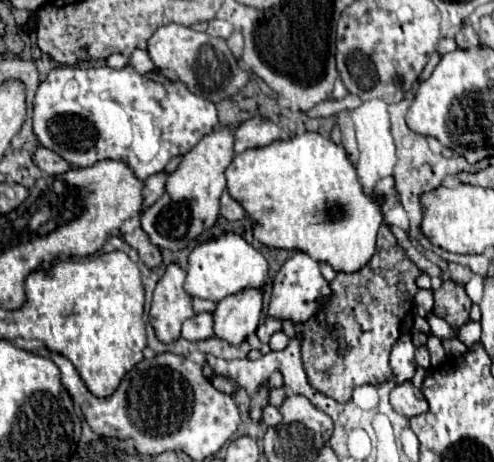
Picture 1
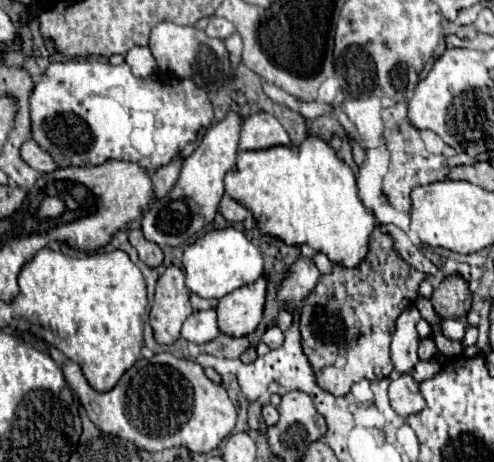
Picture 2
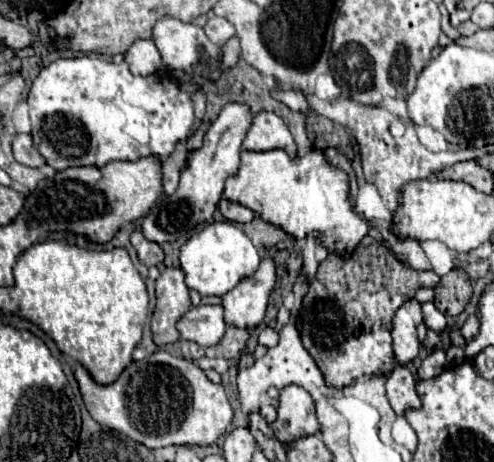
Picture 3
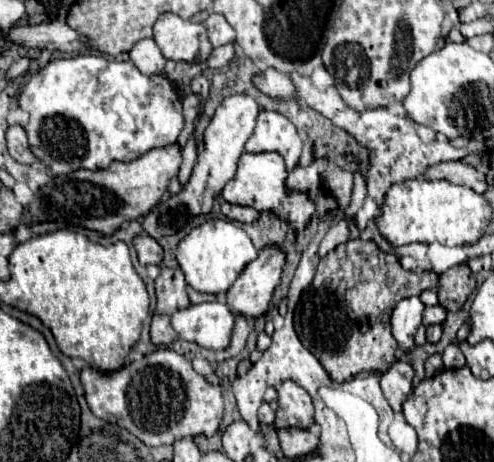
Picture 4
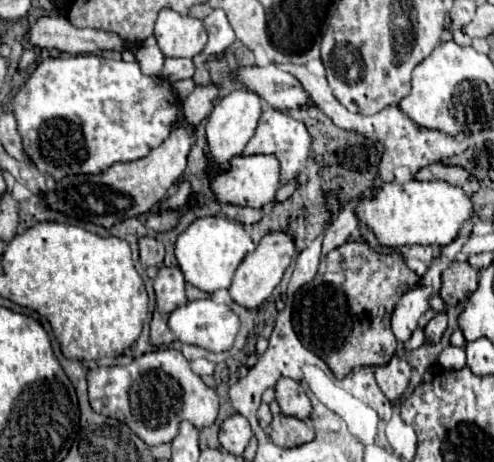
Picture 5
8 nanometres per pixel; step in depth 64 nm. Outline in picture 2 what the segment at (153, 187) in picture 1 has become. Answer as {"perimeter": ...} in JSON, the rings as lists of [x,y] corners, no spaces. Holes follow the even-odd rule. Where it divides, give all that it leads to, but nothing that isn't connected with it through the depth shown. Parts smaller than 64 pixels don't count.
{"perimeter":[[[176,154],[166,166],[158,168],[154,172],[154,196],[156,198],[164,198],[168,196],[168,192],[174,188],[178,176],[180,176],[180,168],[182,168],[182,156]]]}

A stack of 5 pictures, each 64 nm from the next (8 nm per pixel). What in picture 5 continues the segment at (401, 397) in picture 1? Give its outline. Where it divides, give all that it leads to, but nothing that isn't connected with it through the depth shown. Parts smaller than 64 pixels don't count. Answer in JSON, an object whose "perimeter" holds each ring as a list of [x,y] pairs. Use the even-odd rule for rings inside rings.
{"perimeter":[[[392,356],[392,360],[388,364],[376,366],[374,368],[374,378],[380,386],[380,390],[386,394],[388,400],[396,400],[404,394],[408,380],[410,380],[410,364],[398,356]]]}

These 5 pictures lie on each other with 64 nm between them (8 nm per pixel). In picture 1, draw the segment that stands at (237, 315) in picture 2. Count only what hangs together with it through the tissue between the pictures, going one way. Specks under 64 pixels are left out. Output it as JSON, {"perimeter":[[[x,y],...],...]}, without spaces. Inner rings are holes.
{"perimeter":[[[246,288],[218,302],[214,310],[214,332],[218,338],[240,344],[258,328],[262,312],[262,290]]]}

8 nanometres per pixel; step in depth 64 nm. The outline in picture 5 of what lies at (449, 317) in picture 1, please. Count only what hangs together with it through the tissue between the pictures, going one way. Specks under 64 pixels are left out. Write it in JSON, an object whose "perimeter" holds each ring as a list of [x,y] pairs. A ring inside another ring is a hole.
{"perimeter":[[[452,262],[442,274],[440,298],[448,306],[454,306],[458,302],[464,302],[468,294],[472,294],[476,288],[478,288],[478,272],[468,262]]]}

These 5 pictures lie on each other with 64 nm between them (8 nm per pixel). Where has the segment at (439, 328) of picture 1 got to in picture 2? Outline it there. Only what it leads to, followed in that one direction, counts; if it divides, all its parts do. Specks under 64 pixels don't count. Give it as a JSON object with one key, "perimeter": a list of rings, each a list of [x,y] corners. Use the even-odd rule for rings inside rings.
{"perimeter":[[[463,317],[458,320],[442,320],[442,324],[440,324],[440,326],[442,326],[442,334],[444,334],[446,338],[462,342],[466,324],[466,317]]]}

